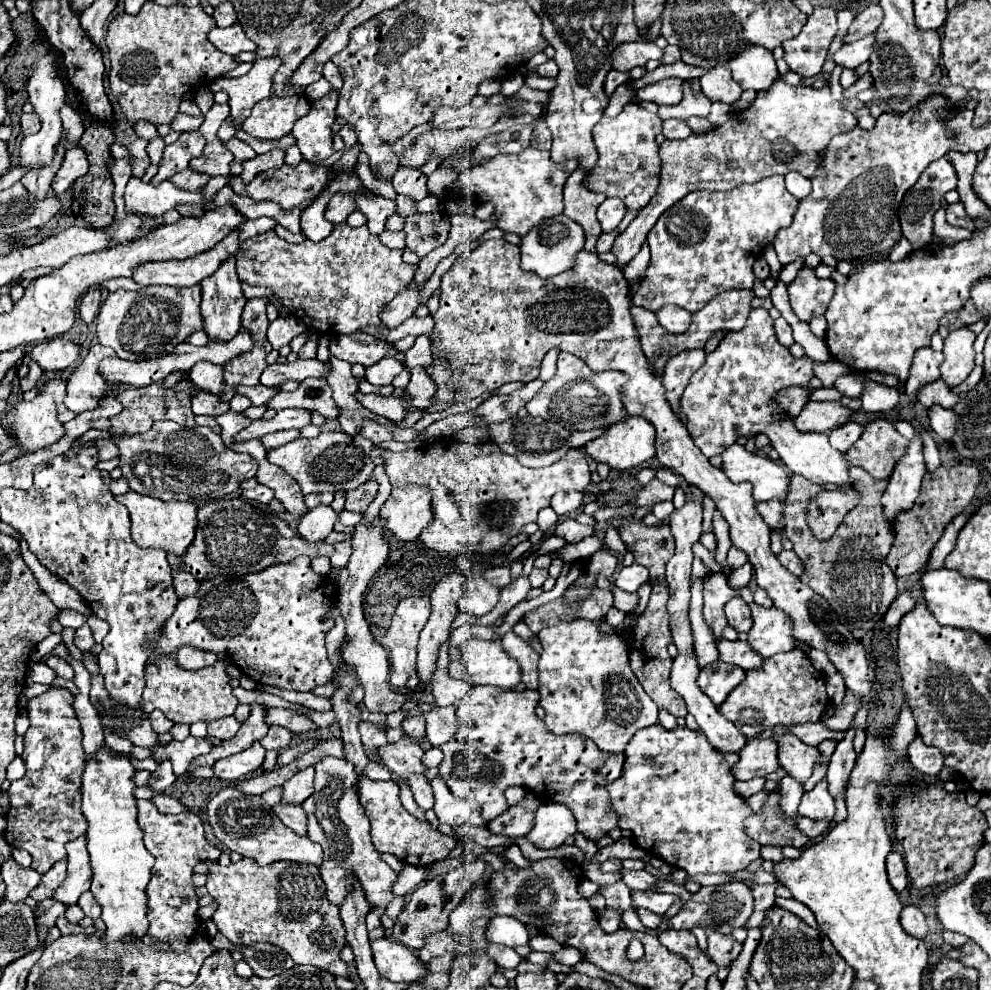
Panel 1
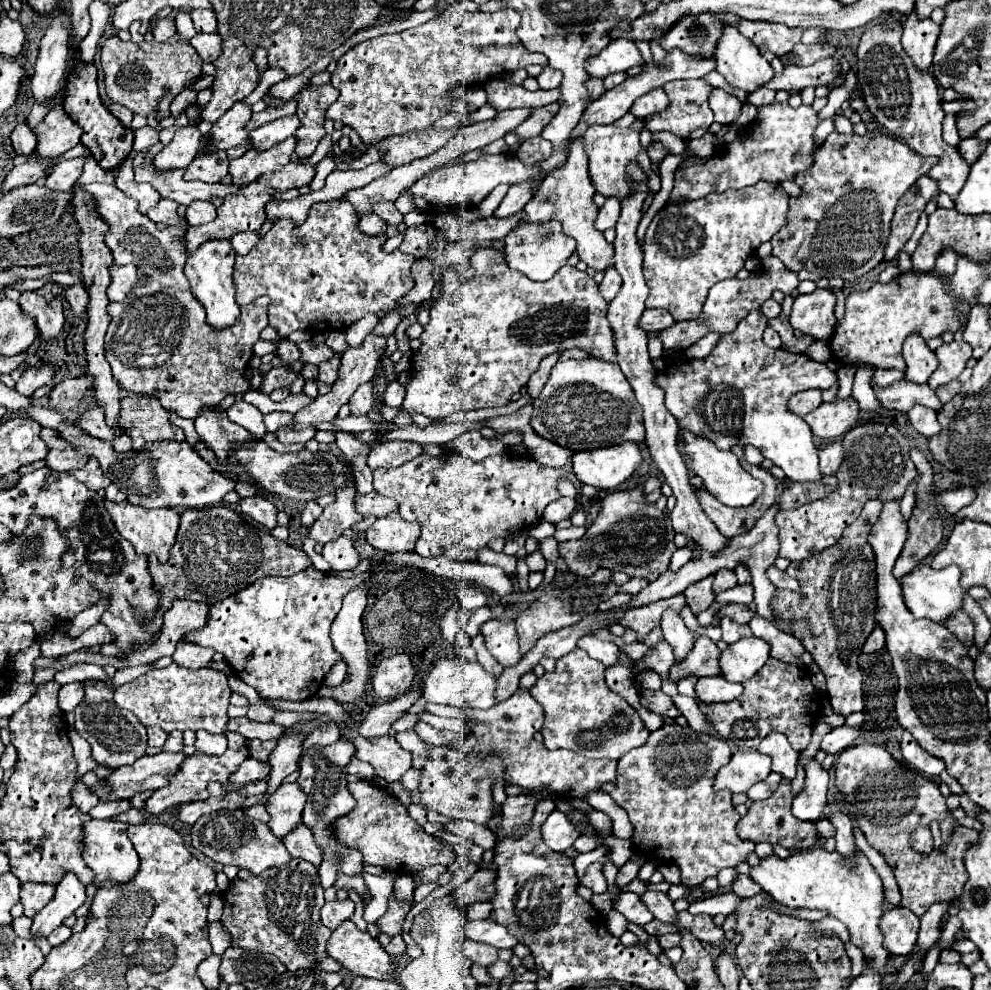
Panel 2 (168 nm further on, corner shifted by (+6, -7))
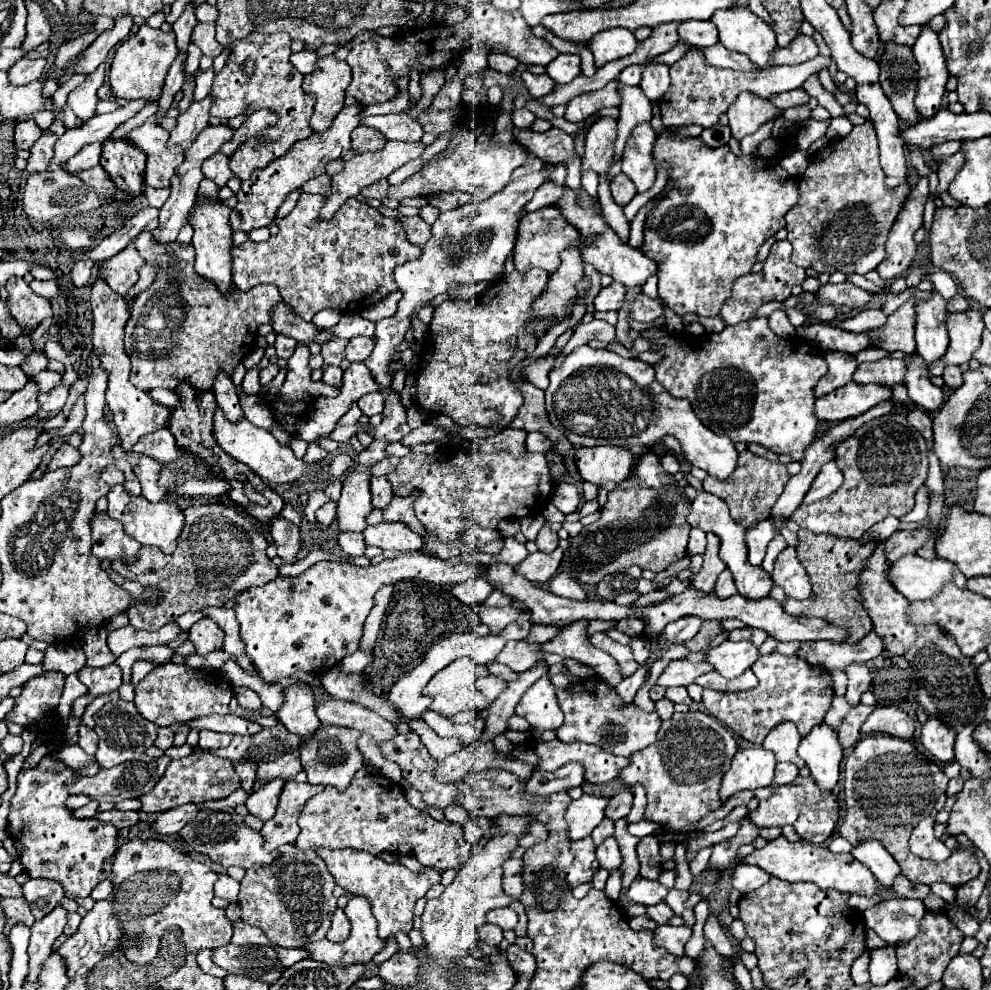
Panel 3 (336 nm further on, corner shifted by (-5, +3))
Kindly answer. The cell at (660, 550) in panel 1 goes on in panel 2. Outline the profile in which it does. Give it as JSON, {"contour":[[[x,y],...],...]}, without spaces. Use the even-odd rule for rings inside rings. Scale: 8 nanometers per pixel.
{"contour":[[[641,489],[615,491],[601,501],[601,513],[581,539],[559,543],[559,555],[565,559],[567,569],[581,577],[593,575],[601,565],[651,581],[669,567],[671,555],[677,549],[673,535],[671,519],[655,505],[645,505]]]}

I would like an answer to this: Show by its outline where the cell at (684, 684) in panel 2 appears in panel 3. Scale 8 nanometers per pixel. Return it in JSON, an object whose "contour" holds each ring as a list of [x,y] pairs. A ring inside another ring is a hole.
{"contour":[[[770,653],[760,657],[756,665],[752,665],[752,671],[760,679],[756,689],[748,689],[740,693],[720,693],[712,689],[704,689],[702,703],[712,717],[716,717],[726,727],[730,727],[736,735],[740,735],[742,739],[754,745],[760,745],[766,733],[782,721],[796,723],[802,737],[806,737],[814,725],[822,723],[834,697],[832,675],[826,669],[808,665],[796,655],[786,657],[780,653]]]}

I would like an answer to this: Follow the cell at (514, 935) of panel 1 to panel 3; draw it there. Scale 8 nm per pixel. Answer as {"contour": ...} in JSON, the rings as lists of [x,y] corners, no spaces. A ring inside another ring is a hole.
{"contour":[[[500,907],[500,909],[492,909],[486,915],[486,921],[494,923],[494,925],[498,925],[502,929],[514,929],[518,917],[516,917],[516,913],[510,907]]]}

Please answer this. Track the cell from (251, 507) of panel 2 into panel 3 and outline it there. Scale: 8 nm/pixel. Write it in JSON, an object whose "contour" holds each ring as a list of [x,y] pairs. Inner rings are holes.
{"contour":[[[276,517],[270,527],[272,539],[278,545],[276,553],[284,563],[296,563],[298,561],[298,551],[300,551],[300,529],[288,523],[284,517]]]}

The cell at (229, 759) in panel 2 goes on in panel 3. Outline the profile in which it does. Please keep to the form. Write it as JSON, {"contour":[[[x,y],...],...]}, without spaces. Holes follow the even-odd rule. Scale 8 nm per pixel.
{"contour":[[[204,751],[200,755],[200,761],[196,761],[196,757],[192,757],[192,755],[172,761],[168,765],[166,773],[162,775],[162,779],[156,783],[156,787],[150,793],[146,793],[144,797],[140,797],[140,801],[142,801],[142,811],[164,813],[168,809],[174,809],[174,807],[180,807],[186,803],[224,799],[230,793],[234,793],[238,787],[240,787],[240,781],[238,781],[238,773],[234,771],[232,763],[228,759],[220,759],[220,757],[214,757]]]}

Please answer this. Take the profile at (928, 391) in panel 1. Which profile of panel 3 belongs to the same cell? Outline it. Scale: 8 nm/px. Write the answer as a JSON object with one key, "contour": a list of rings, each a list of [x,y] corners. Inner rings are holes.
{"contour":[[[886,357],[886,359],[874,361],[874,363],[860,363],[854,373],[854,381],[856,383],[886,383],[886,385],[894,387],[896,383],[904,383],[904,361]]]}

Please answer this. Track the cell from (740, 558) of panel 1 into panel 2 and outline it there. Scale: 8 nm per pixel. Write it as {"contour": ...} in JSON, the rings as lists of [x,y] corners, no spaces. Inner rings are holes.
{"contour":[[[721,569],[717,571],[715,575],[715,581],[713,581],[713,587],[715,591],[725,591],[725,589],[731,589],[737,585],[737,575],[733,575],[733,569]]]}

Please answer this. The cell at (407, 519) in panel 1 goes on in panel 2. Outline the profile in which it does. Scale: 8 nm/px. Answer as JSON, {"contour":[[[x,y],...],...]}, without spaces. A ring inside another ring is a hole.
{"contour":[[[395,511],[393,515],[379,517],[367,531],[367,543],[379,551],[397,553],[397,551],[413,551],[419,539],[419,523],[409,523],[401,519]]]}

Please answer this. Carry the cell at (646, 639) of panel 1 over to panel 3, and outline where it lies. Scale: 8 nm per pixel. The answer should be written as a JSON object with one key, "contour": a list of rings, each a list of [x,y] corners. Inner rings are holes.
{"contour":[[[672,687],[672,689],[666,689],[666,699],[670,699],[672,703],[686,703],[686,705],[692,703],[692,699],[688,697],[686,687]]]}

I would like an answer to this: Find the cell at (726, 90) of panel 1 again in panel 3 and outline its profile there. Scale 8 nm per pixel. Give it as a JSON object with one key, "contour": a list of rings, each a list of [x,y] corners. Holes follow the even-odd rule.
{"contour":[[[742,93],[728,109],[728,119],[730,119],[730,129],[732,137],[736,141],[742,141],[746,135],[754,133],[760,125],[776,119],[782,115],[782,109],[774,107],[770,101],[762,101],[760,97],[752,93]]]}

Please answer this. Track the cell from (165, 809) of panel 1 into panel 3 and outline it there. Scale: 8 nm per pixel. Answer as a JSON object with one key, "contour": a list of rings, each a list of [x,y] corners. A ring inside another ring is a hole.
{"contour":[[[110,809],[110,811],[104,811],[104,813],[96,813],[96,819],[116,825],[118,831],[120,829],[130,829],[130,827],[134,827],[140,821],[138,811],[116,811],[116,809]]]}

